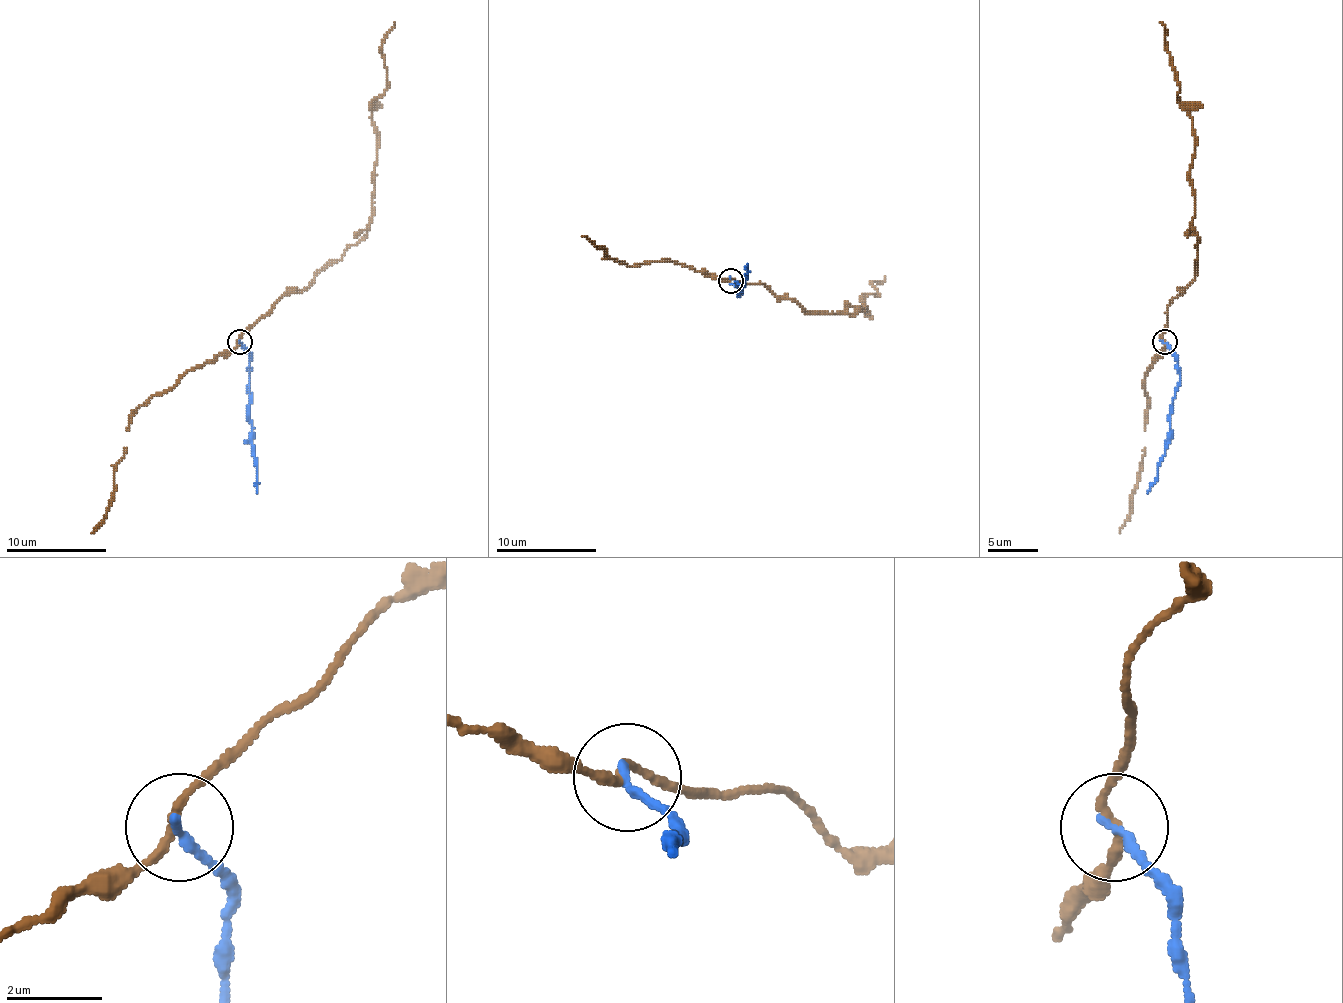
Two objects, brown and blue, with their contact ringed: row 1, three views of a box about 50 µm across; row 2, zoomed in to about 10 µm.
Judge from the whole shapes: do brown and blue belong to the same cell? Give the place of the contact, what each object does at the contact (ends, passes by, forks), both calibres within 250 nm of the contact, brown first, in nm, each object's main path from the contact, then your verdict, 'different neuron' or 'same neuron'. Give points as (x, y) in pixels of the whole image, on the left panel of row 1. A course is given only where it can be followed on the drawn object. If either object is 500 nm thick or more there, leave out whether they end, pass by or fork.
(240, 342) | brown passes by | blue ends | 160/200 nm | brown via (239, 343), (287, 293), (304, 290), (364, 237), (377, 162), (372, 105), (387, 82), (382, 42), (394, 22) | blue via (239, 343), (249, 355), (249, 415), (257, 493) | different neuron

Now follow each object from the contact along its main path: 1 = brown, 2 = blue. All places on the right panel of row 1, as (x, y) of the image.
1: (1165, 343), (1167, 305), (1195, 278), (1197, 237), (1192, 225), (1195, 130), (1177, 95), (1180, 82), (1160, 22)
2: (1165, 343), (1175, 355), (1180, 385), (1170, 415), (1170, 443), (1157, 468), (1157, 480), (1147, 493)

